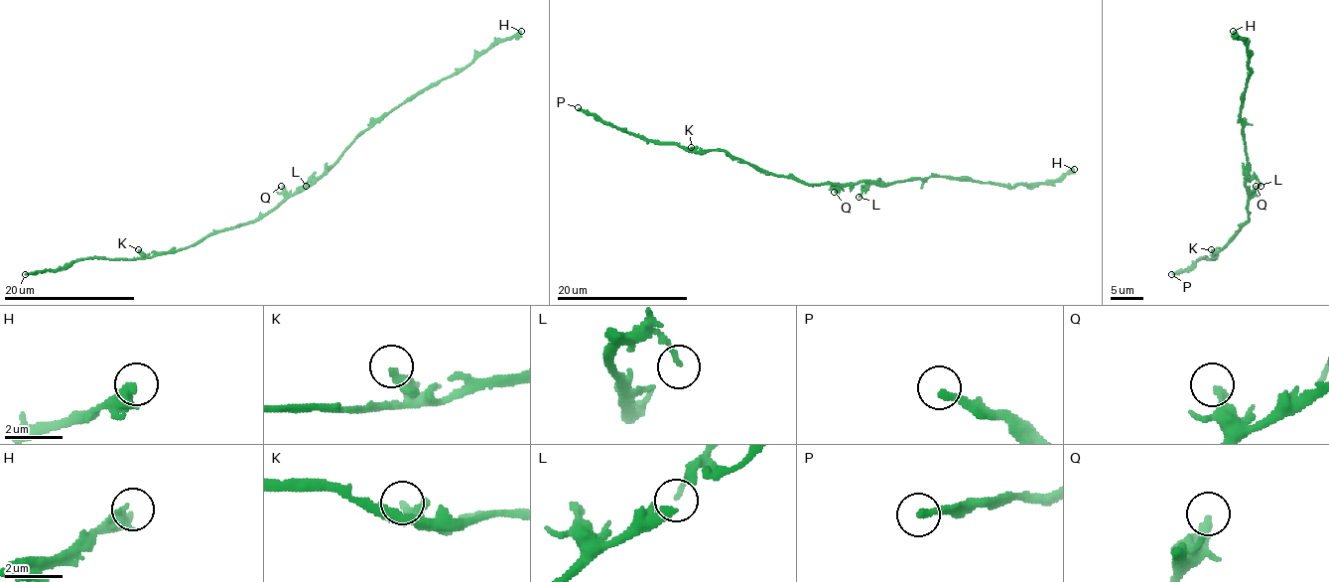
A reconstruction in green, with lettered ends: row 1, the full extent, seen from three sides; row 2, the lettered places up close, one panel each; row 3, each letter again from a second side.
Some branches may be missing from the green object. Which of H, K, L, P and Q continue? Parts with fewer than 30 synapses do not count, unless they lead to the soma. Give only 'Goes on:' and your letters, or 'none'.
Goes on: H

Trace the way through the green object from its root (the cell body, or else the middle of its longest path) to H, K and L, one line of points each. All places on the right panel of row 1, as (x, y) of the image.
H: (1248, 199), (1248, 153), (1241, 123), (1241, 96), (1251, 72), (1248, 46), (1233, 31)
K: (1248, 199), (1248, 219), (1214, 252), (1218, 256), (1211, 249)
L: (1248, 199), (1246, 182), (1254, 177), (1261, 186)

